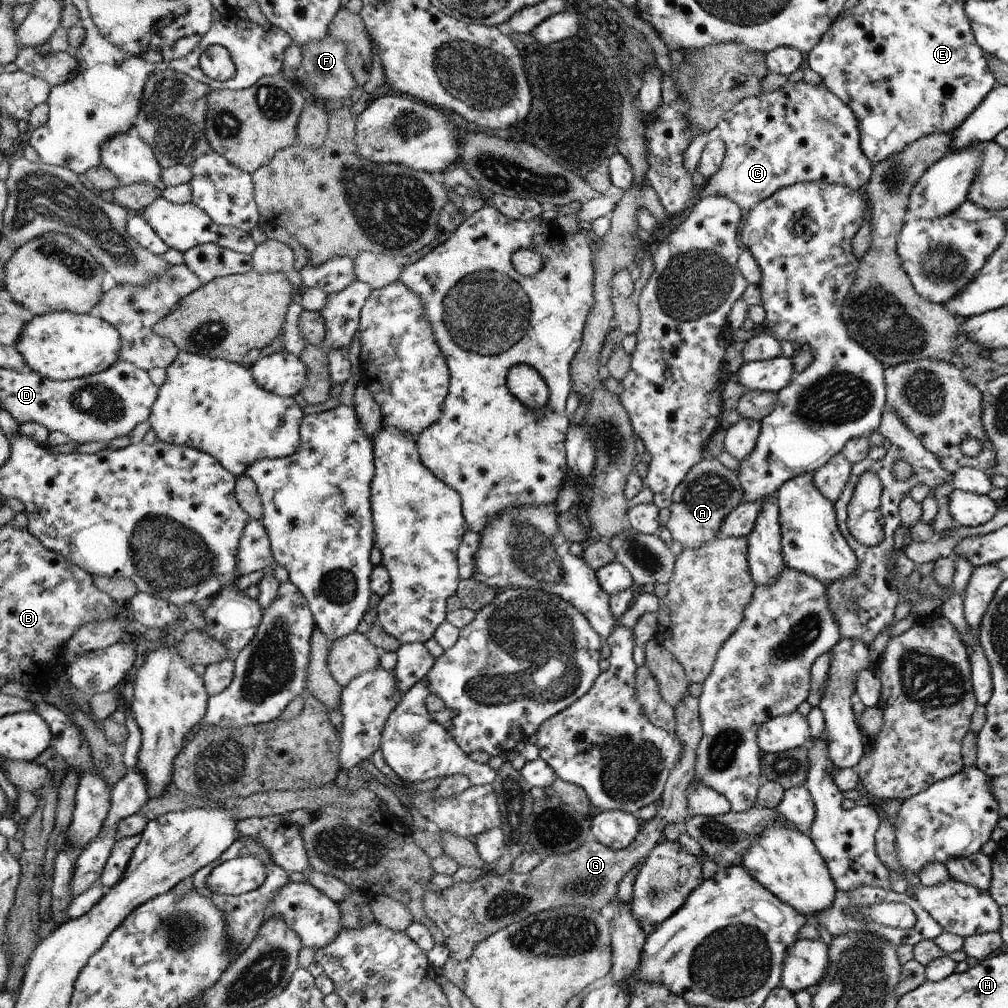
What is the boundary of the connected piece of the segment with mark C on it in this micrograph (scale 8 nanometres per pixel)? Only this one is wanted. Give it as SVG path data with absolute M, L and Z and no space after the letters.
M789 81L778 90L763 92L758 97L748 97L721 119L715 134L726 145L726 158L720 170L702 184L698 199L710 194L728 196L740 208L744 208L745 214L762 200L771 198L780 188L798 182L821 181L863 190L874 174L874 165L863 152L858 118L850 105L844 104L823 85Z

